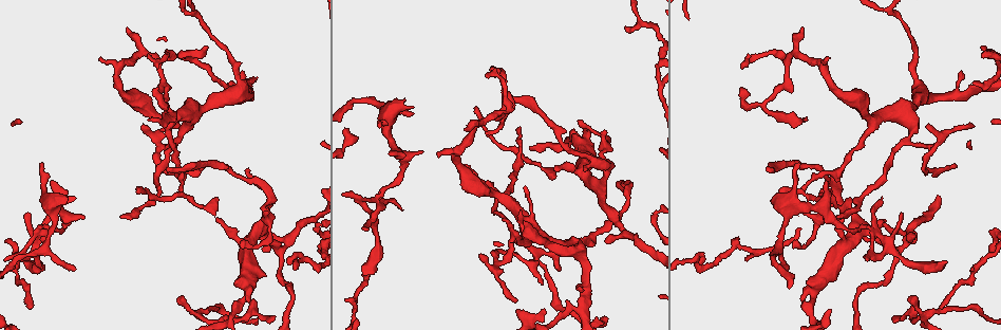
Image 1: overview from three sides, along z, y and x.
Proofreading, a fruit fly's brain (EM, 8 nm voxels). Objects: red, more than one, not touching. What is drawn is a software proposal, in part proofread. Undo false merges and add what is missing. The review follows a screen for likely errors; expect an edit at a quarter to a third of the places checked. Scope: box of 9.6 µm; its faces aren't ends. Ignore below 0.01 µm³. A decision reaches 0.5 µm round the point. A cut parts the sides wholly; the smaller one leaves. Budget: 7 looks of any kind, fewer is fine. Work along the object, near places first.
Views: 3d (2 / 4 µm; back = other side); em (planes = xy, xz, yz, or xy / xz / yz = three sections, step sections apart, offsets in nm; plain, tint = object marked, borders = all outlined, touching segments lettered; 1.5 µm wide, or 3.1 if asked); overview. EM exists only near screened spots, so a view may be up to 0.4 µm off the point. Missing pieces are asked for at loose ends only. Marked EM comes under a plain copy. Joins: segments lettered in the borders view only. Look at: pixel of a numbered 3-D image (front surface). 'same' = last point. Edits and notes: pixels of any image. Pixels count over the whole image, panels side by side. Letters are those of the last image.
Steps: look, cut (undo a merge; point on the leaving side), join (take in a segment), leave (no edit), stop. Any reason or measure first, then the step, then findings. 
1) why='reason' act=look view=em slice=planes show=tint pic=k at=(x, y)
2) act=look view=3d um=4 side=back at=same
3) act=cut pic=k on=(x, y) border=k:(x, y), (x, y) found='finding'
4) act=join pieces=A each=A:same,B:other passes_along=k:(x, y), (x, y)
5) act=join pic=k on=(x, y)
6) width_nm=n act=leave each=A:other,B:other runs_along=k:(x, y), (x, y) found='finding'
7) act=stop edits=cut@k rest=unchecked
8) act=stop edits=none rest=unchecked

act=look view=em slice=yz step=8 show=tint pic=1 at=(400, 207)

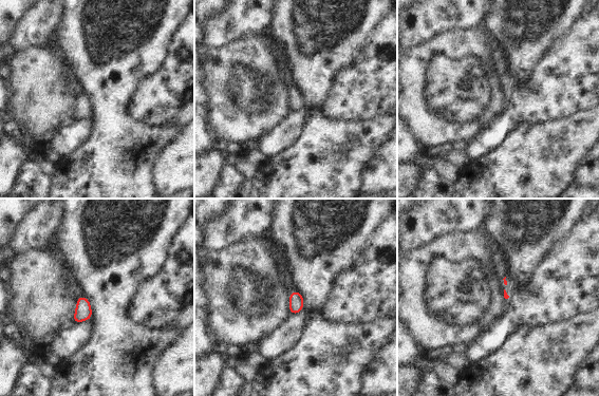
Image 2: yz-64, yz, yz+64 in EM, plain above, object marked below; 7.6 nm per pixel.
why='cut it another way' act=look view=em slice=planes show=borders at=same

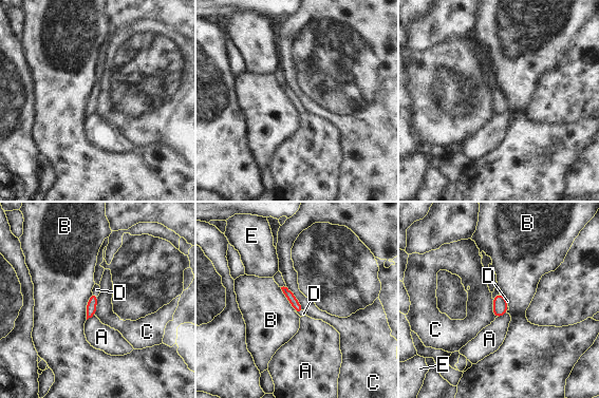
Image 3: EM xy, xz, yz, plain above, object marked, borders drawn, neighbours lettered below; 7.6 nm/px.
act=join pieces=D each=A:other,B:other,C:other,D:same,E:other passes_along=3:(91, 308), (95, 294), (96, 289) found='it goes on there'

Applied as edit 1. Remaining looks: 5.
why='free end' act=look view=3d um=4 pic=1 at=(801, 301)

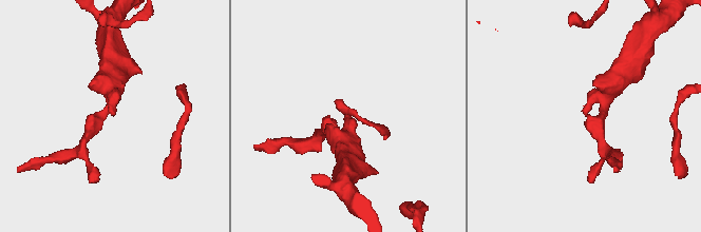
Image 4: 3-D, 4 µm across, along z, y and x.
arm_widths_nm=190,380 why='need the tissue' act=look view=em slice=planes show=borders pic=4 at=(586, 116)

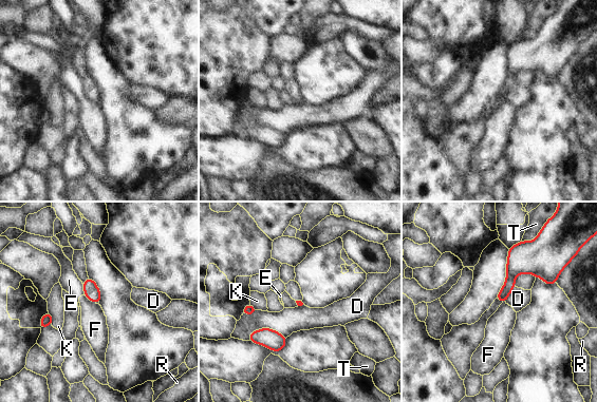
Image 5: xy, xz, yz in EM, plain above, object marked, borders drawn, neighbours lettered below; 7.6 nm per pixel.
act=leave each=D:other,E:other,F:other,K:other,R:other,T:other border=5:(85, 294), (95, 304) found='no lettered segment goes on from it'

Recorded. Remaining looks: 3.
why='tapers out' act=look view=3d um=4 side=back pic=1 at=(624, 29)

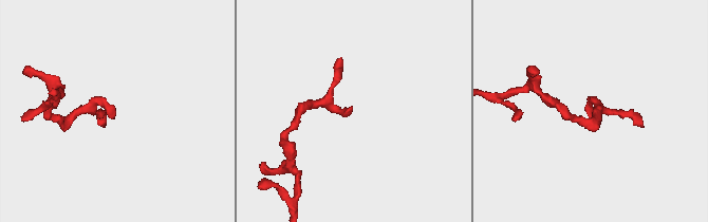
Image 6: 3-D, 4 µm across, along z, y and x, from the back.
why='now the EM' act=look view=em slice=xy step=4 show=borders pic=6 at=(352, 109)

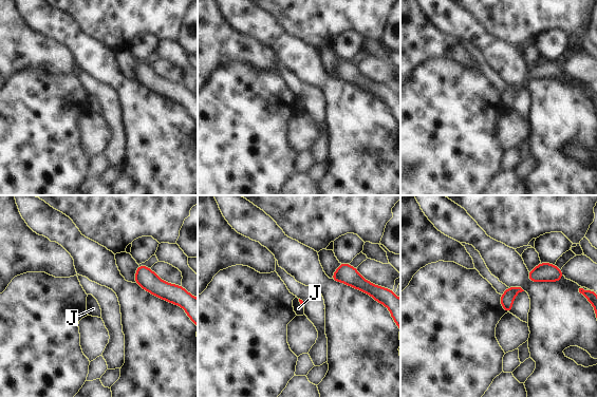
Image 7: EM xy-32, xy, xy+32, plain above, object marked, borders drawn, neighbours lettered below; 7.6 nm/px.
act=look view=em slice=planes show=borders at=same

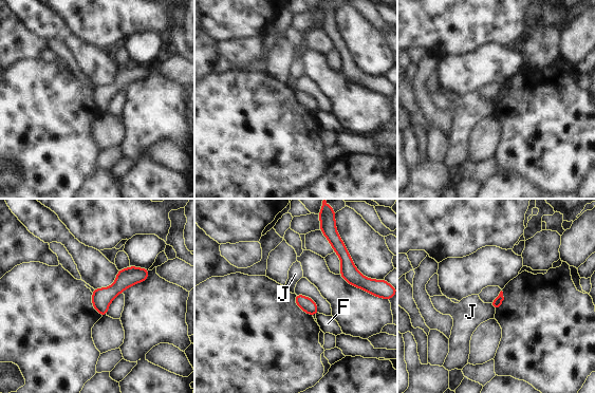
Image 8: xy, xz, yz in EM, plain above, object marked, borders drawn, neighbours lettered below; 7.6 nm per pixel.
act=leave each=F:other,J:other found='none of them fits'

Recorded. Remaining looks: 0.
act=stop edits=join@3 rest=unchecked

